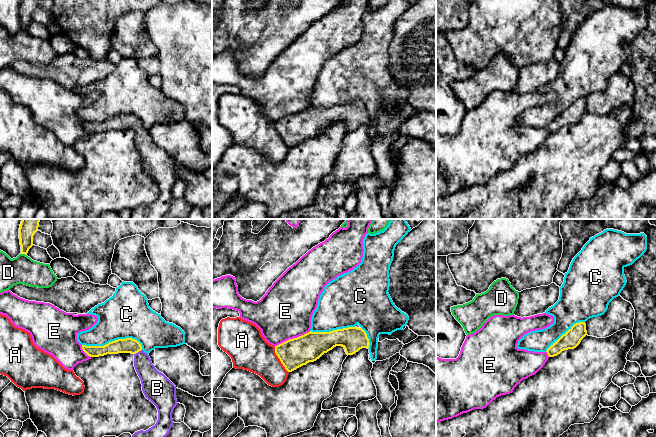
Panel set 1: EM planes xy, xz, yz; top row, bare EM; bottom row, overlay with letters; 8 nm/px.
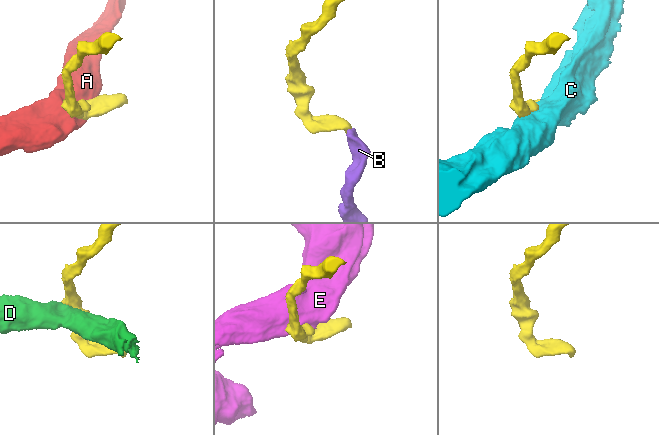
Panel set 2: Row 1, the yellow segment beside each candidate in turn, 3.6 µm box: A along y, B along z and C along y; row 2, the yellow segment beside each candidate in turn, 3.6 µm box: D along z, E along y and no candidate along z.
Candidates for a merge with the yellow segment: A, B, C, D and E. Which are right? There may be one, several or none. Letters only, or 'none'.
B

